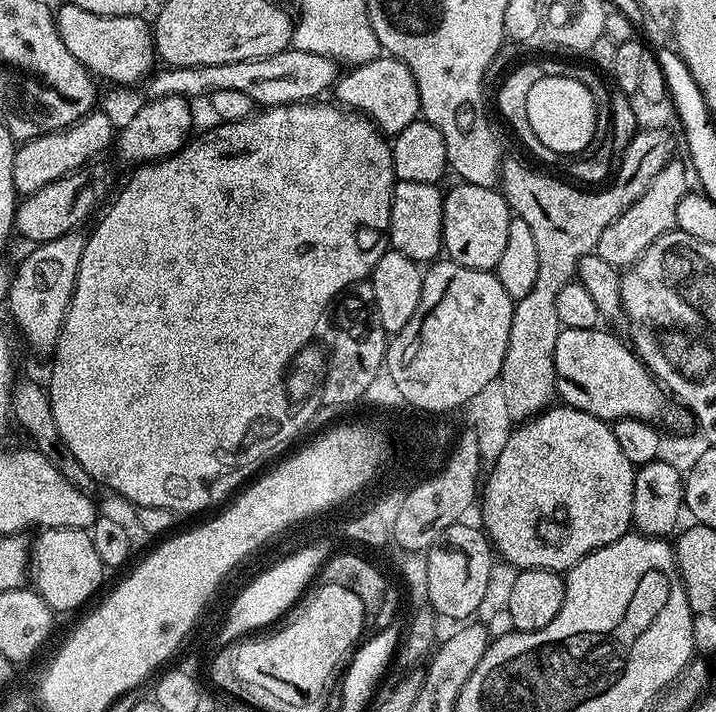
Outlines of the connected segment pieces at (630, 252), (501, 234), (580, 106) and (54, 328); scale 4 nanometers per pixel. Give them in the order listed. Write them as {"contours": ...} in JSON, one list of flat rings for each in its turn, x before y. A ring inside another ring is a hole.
{"contours":[[[673,158,666,166,662,166,658,178,650,182,646,194,642,194,642,198,638,198,634,206,627,208,621,216,614,218,614,222,610,222,610,226,606,226,606,230,602,230,602,238,598,238,594,255,610,262,610,266,618,270,627,270,658,237,676,228,678,204,690,190,690,172,685,161,681,160]],[[456,182,452,189,447,189,442,210,443,251,446,253,447,259,483,272,495,269,498,258,502,258,502,250,506,250,506,238,513,218,508,203,504,201,503,195,496,188]],[[544,74,533,79,530,94,526,94,526,118,530,118,530,130,535,143,543,144,554,154,560,154,561,152,564,158,571,158,587,149,593,136,596,135,596,103,594,98,586,86,572,78]],[[77,230,68,232,62,238,54,238,45,244,35,245,31,249,33,252,21,262,16,272,14,270,11,275,6,307,8,307,9,314,12,315,13,322,20,327,25,342,36,352,48,354,56,347,56,339,60,336,60,327,68,313,72,291,76,285,76,275,78,274,85,239,85,233]]]}

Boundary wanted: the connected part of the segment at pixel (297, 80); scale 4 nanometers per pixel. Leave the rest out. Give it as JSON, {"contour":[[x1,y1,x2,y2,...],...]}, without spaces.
{"contour":[[291,46,283,52,258,58,257,60,243,60,229,64,198,64,186,68,161,67,153,71,143,81,145,97,157,100,167,96,211,97,218,90,238,90,238,94,246,94,253,105,276,108,279,104,302,104,315,101,324,91,331,89,338,79,338,65,336,61,320,54,306,54,306,50,298,50]]}

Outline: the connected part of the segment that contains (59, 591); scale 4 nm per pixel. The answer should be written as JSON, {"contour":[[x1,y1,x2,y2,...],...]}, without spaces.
{"contour":[[46,528,37,536,40,537,30,548,30,580,35,591,56,614,86,603,106,575,104,563,94,550,91,535,83,528]]}

